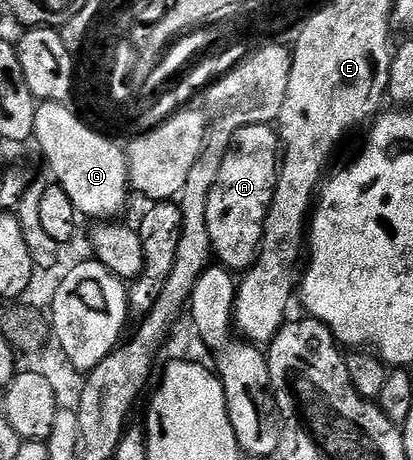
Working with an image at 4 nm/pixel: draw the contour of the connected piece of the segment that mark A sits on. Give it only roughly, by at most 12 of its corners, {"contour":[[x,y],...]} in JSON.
{"contour":[[272,125],[232,136],[206,203],[223,268],[256,261],[281,153]]}

